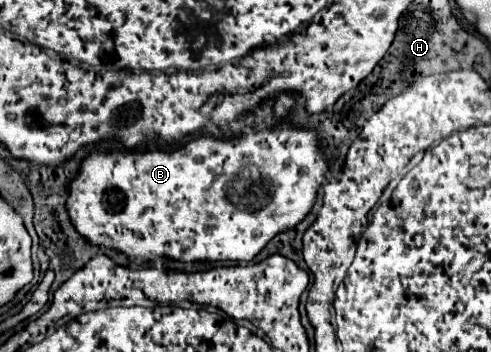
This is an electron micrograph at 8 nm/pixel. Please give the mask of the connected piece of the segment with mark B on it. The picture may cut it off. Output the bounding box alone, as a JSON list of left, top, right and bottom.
[68,125,326,261]

